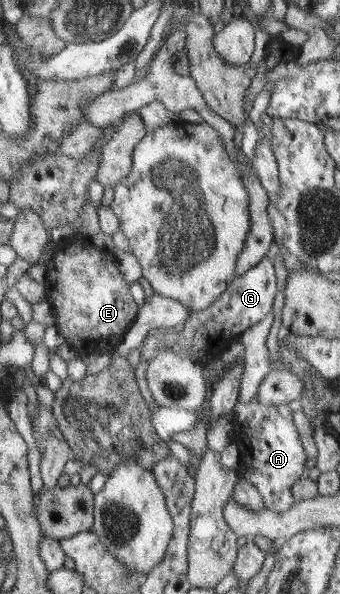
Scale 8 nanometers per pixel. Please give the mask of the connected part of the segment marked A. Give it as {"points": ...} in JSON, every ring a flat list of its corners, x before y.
{"points":[[256,395,249,403,240,403,238,400,233,412,240,476,258,489,265,508,276,512,284,512,293,505,292,485,308,471,306,451,294,425,294,407,291,404,261,404]]}

